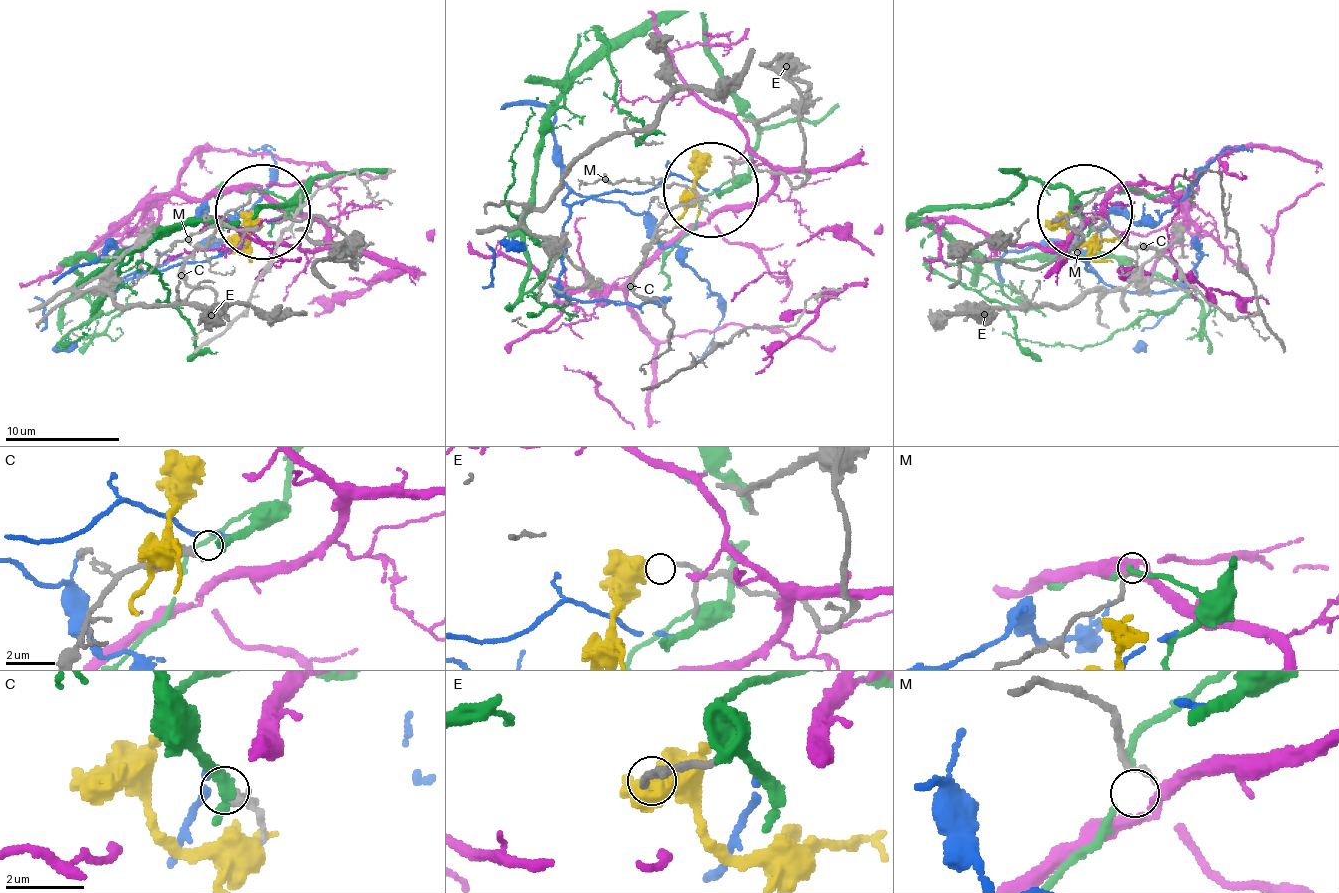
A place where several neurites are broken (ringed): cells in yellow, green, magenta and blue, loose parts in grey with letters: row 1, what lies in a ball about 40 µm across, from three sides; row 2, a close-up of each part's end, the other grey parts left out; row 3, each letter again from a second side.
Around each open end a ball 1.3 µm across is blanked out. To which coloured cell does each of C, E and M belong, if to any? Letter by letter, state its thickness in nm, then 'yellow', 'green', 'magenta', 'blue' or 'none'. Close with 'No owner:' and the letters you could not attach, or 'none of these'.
C: 340 nm | green
E: 190 nm | yellow
M: 180 nm | magenta
No owner: none of these

